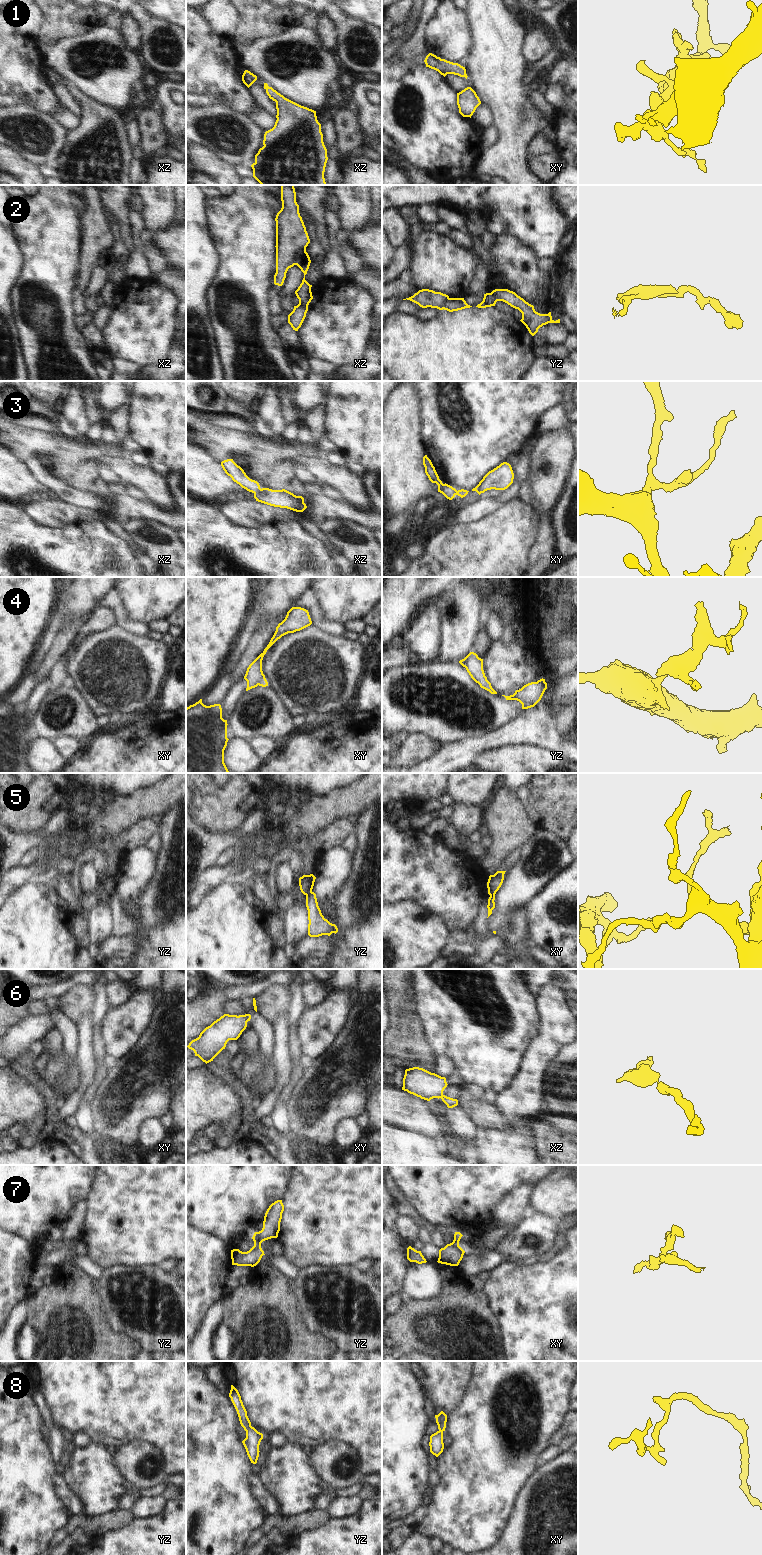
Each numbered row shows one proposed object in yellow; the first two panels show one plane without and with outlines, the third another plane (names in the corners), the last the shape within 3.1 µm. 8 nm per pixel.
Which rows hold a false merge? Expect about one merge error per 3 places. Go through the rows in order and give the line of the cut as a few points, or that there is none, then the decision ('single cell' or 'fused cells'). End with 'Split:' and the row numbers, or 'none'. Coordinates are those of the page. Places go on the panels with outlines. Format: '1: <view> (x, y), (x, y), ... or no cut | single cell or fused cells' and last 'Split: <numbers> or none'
1: no cut | single cell
2: xz (305, 248), (297, 251), (295, 264) | fused cells
3: no cut | single cell
4: no cut | single cell
5: yz (311, 891), (306, 895) | fused cells
6: no cut | single cell
7: no cut | single cell
8: no cut | single cell
Split: 2, 5

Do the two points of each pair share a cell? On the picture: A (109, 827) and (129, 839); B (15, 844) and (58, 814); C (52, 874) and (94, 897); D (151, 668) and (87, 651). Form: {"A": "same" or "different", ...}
{"A": "different", "B": "same", "C": "same", "D": "same"}

